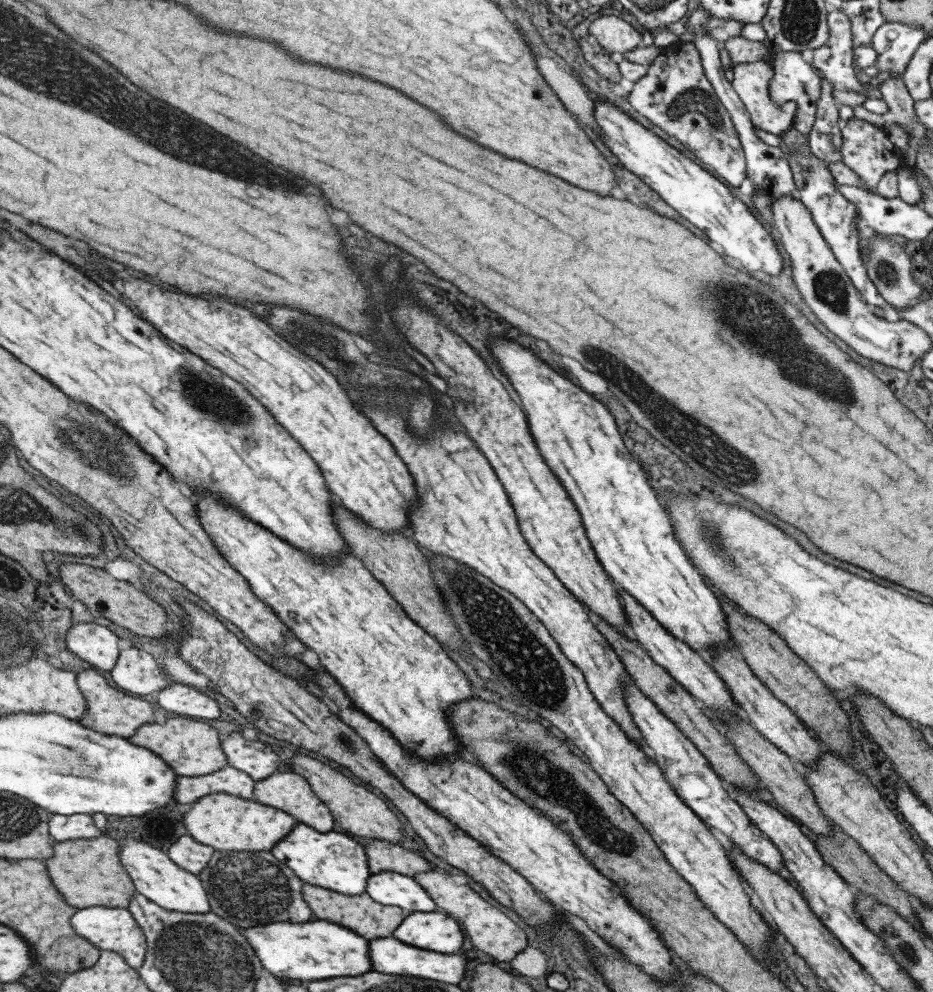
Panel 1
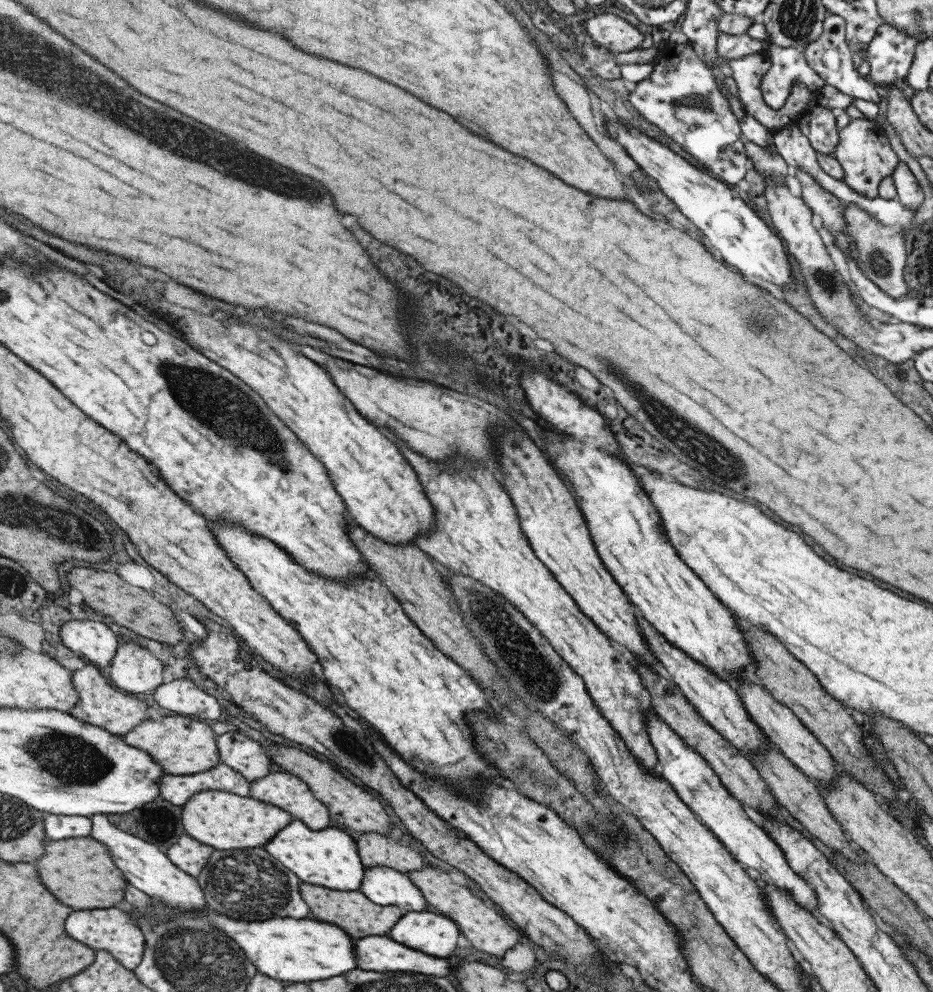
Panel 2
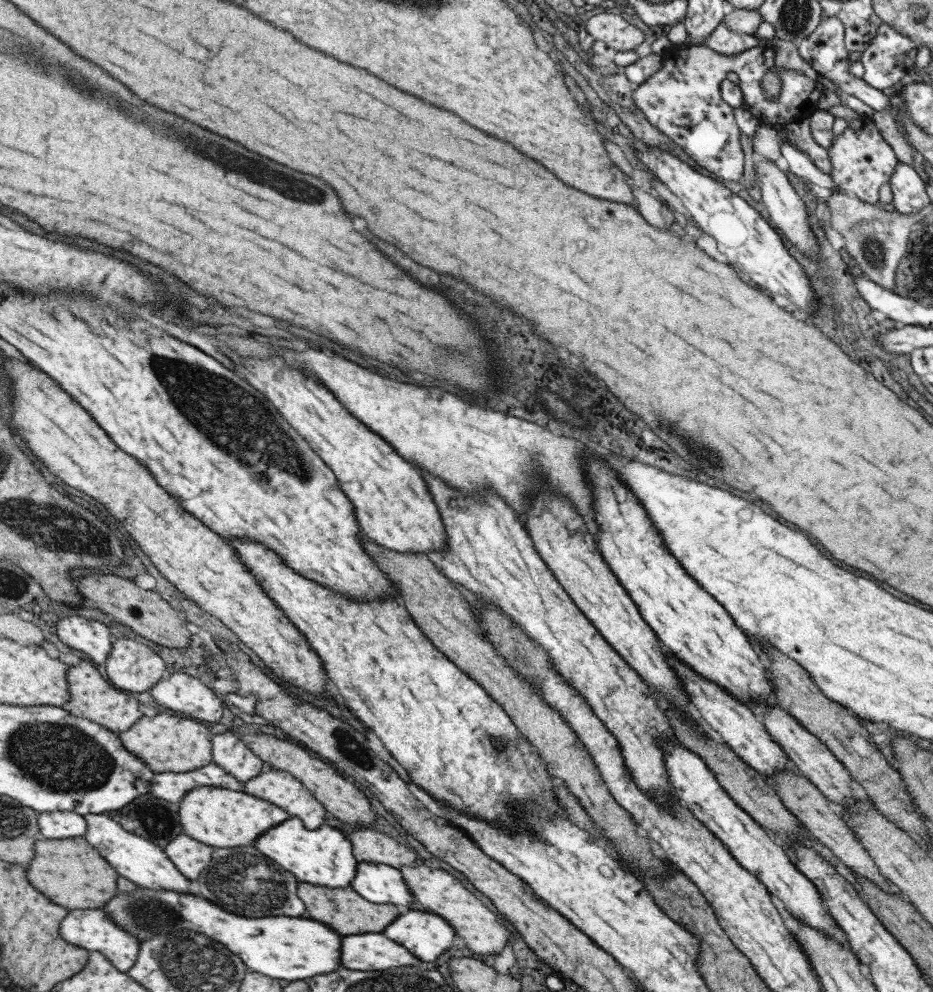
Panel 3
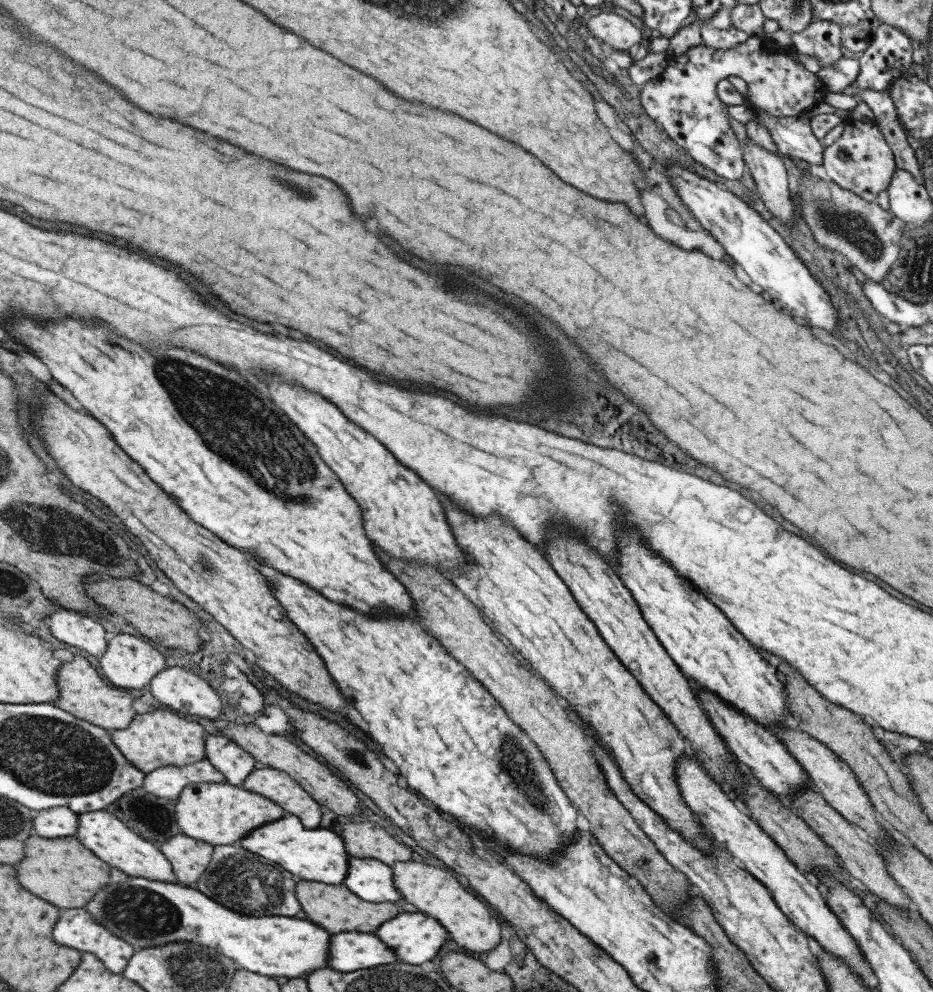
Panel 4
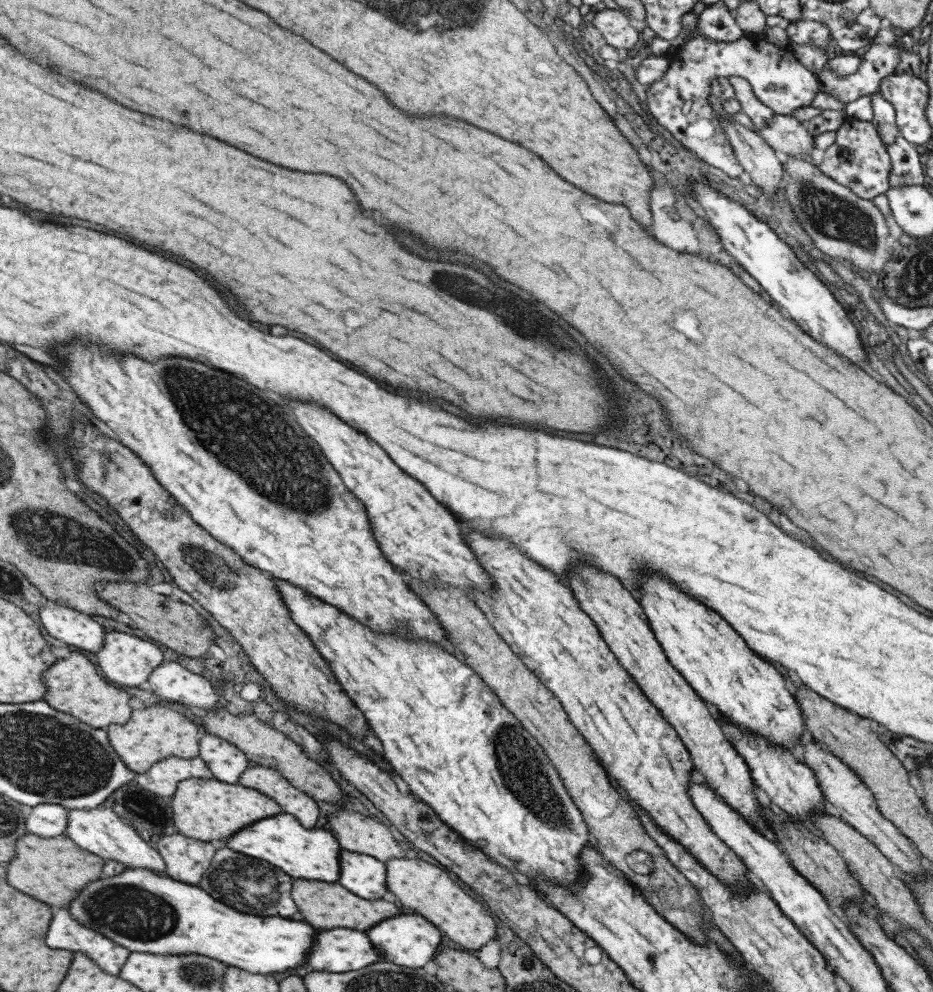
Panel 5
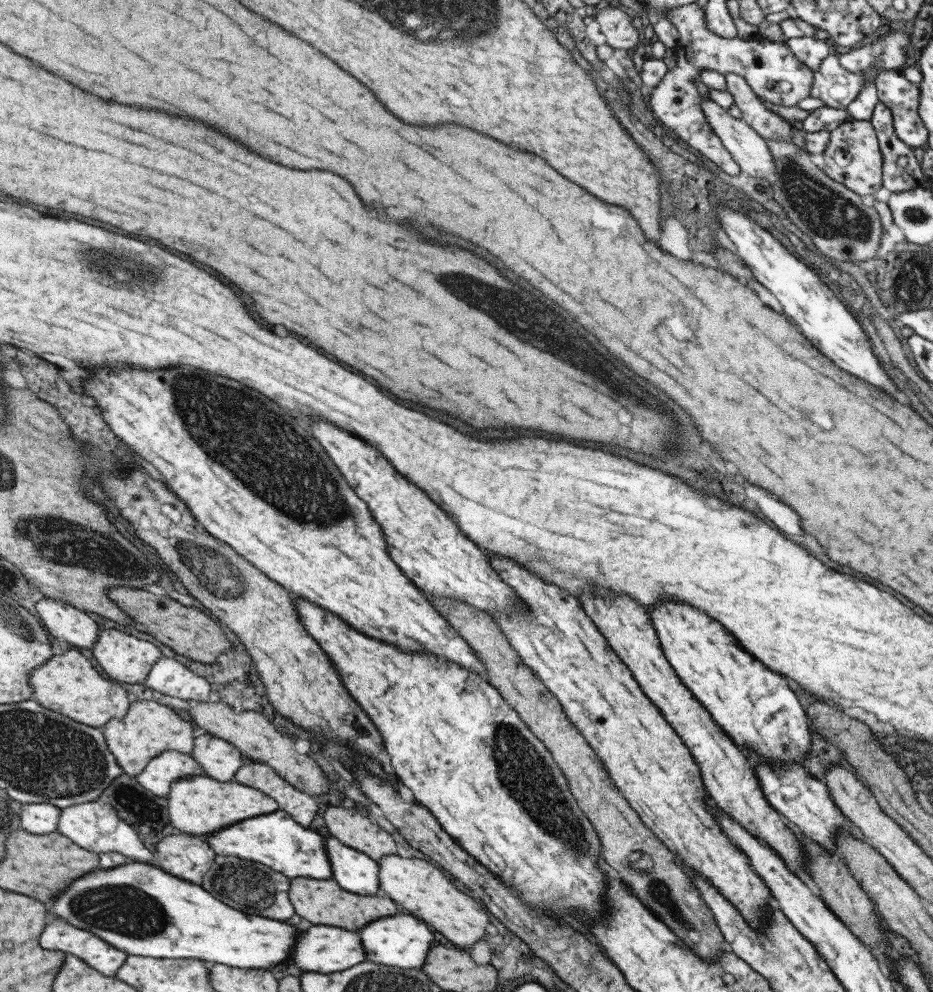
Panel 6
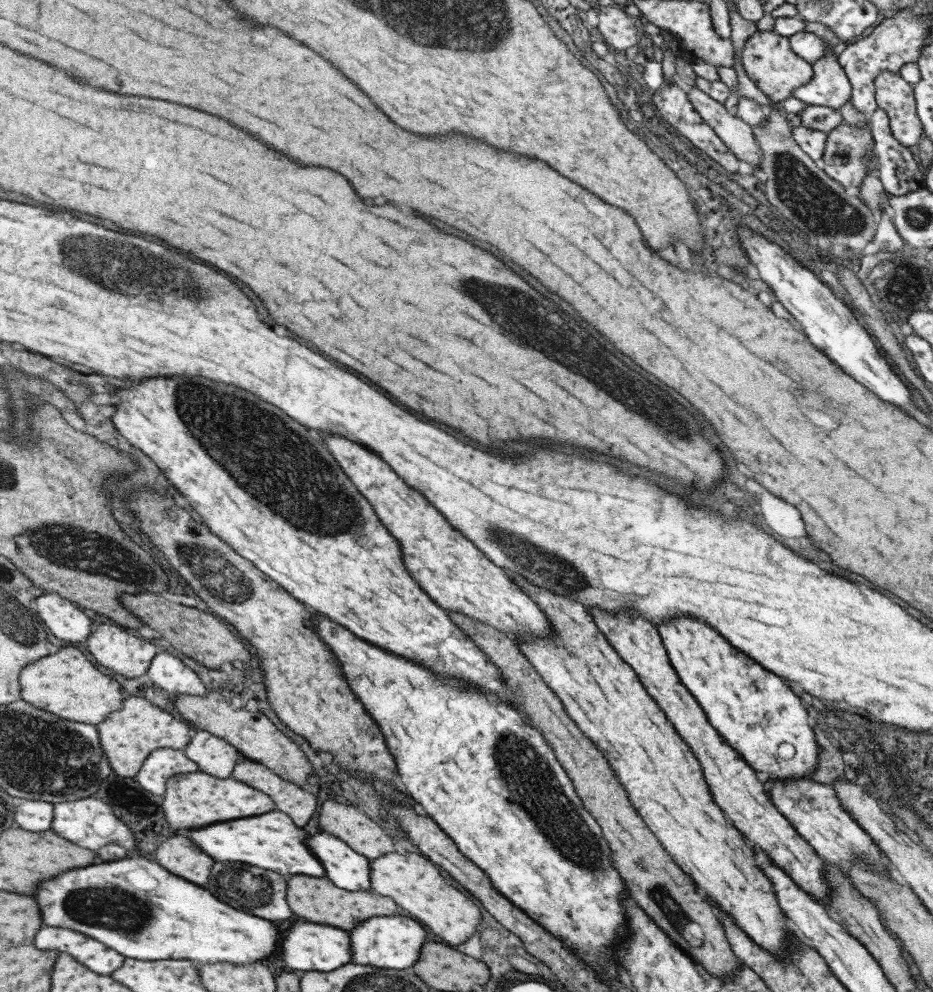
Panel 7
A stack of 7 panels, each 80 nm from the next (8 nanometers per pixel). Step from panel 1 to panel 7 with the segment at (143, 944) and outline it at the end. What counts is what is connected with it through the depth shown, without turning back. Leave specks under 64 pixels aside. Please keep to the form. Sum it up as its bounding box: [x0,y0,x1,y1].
[37,928,124,976]

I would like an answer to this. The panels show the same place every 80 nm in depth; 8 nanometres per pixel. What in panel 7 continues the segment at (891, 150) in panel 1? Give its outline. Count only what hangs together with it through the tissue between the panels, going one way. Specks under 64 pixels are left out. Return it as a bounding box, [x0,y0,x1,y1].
[822,124,874,188]

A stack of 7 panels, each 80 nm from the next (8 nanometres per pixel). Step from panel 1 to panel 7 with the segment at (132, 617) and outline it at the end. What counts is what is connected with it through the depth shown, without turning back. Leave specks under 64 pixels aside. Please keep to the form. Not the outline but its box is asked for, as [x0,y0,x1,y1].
[121,592,249,672]

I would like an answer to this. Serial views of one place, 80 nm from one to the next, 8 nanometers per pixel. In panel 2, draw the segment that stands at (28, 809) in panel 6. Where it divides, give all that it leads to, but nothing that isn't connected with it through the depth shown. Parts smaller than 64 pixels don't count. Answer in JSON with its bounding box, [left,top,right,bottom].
[46,814,93,840]

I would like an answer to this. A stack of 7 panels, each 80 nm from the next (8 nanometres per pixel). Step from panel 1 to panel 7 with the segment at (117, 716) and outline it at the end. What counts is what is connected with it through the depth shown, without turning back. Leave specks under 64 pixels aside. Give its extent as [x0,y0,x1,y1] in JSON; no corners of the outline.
[21,644,122,725]

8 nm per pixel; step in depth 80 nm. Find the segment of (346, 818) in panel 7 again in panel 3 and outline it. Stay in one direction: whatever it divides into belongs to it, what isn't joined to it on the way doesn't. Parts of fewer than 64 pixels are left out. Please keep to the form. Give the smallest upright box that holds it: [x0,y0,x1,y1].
[349,827,420,869]

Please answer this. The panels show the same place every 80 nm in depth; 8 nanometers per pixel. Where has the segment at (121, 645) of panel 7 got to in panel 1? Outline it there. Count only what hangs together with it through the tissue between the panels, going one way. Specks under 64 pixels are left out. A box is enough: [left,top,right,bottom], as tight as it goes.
[109,646,169,694]

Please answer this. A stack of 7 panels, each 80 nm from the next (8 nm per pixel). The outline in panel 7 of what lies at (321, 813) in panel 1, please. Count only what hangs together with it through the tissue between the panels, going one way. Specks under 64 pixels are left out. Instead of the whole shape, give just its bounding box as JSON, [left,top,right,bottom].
[230,760,317,828]

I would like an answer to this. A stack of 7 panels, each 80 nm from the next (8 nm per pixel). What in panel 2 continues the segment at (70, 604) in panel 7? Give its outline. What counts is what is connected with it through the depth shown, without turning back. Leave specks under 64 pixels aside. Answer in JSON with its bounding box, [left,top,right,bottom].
[59,619,116,666]

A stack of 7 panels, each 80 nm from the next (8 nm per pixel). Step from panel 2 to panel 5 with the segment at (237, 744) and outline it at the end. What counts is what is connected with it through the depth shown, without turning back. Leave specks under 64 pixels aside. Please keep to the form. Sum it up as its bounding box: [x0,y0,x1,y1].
[198,734,248,784]

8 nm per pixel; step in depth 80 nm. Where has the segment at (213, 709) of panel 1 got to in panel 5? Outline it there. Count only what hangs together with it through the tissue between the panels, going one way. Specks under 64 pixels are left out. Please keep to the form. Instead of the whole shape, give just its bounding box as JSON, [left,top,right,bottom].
[146,661,220,712]

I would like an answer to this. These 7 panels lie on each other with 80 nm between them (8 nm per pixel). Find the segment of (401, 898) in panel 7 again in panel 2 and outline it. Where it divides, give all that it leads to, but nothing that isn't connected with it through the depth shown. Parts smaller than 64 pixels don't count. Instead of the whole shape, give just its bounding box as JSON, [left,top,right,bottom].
[407,867,521,958]

